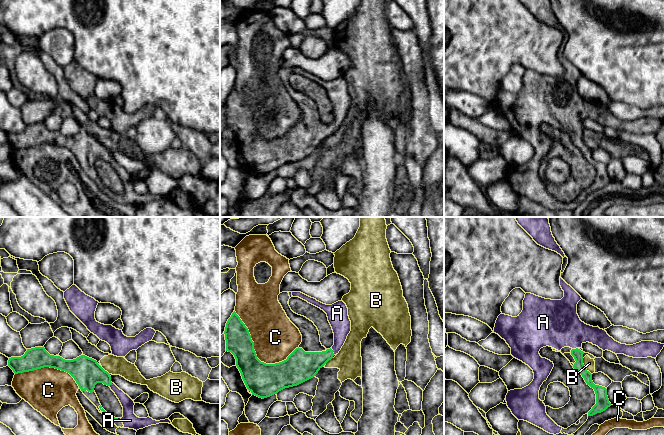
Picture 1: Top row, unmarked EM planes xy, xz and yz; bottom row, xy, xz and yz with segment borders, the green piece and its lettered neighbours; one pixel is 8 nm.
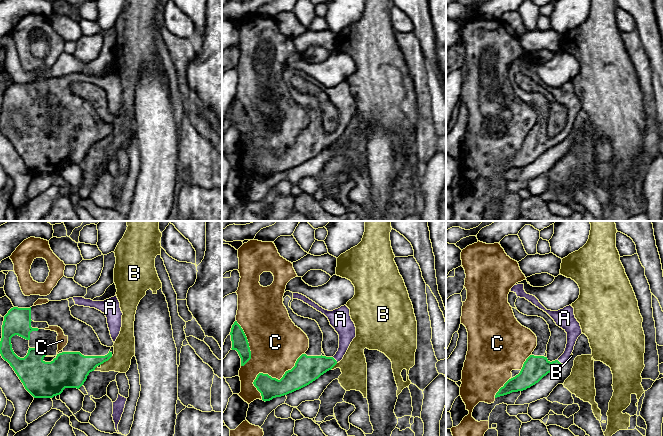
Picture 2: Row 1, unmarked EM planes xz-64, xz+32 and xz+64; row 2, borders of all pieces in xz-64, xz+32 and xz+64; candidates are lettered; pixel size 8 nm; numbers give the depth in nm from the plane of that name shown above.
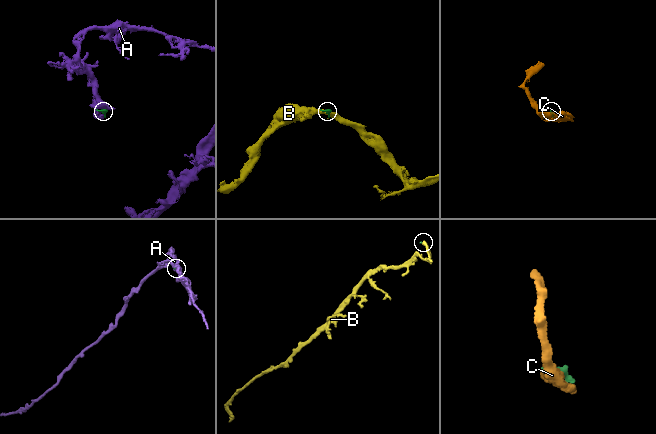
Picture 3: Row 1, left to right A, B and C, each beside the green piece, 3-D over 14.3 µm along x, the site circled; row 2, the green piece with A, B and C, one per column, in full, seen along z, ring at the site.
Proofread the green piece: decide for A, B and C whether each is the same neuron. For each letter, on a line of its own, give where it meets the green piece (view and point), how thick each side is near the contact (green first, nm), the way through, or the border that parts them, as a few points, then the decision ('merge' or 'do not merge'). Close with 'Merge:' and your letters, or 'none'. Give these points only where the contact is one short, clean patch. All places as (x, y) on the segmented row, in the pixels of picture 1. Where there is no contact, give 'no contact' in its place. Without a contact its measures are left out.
A: meets green in xz at (332, 351); 220 nm thick on the green side, 160 nm on the other; merge
B: meets green in yz at (584, 366); 100 nm thick on the green side, 90 nm on the other; border along yz (582, 358), (584, 367), (591, 374); do not merge
C: meets green in xz at (255, 354); 280 nm thick on the green side, 360 nm on the other; do not merge
Merge: A

